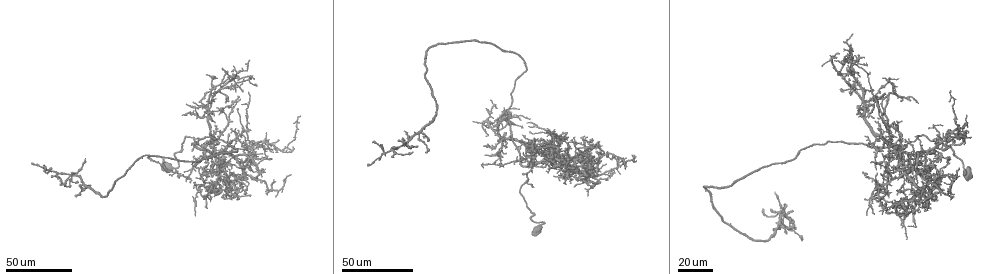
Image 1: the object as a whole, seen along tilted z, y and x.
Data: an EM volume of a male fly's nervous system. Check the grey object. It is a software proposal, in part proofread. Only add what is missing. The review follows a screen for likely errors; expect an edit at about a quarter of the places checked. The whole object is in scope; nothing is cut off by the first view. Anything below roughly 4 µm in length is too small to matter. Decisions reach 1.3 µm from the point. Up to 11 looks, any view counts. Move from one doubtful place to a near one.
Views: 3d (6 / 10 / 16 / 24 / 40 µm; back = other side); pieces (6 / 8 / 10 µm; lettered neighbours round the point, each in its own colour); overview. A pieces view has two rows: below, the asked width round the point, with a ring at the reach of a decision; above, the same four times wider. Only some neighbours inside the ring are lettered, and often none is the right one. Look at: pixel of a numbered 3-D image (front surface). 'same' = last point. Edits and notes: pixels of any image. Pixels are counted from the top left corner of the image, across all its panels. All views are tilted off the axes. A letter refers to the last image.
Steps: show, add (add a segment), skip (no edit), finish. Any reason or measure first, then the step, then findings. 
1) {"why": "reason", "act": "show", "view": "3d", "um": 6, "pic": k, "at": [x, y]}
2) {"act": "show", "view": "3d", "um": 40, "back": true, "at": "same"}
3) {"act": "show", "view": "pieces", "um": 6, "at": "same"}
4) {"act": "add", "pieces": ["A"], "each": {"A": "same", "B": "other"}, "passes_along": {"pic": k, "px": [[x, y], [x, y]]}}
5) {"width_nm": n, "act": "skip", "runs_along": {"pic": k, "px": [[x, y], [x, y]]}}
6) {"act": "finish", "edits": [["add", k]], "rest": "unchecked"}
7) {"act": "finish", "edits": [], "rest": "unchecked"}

{"why": "free end", "act": "show", "view": "3d", "um": 40, "pic": 1, "at": [184, 174]}

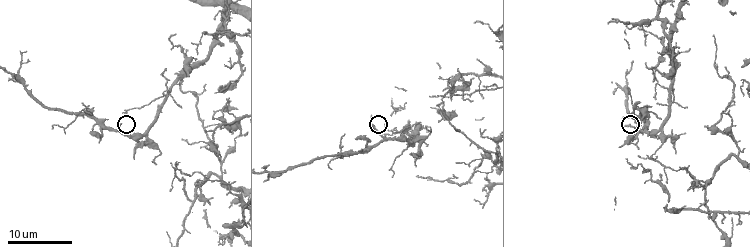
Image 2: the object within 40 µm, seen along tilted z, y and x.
{"act": "show", "view": "pieces", "um": 10, "pic": 2, "at": [370, 124]}

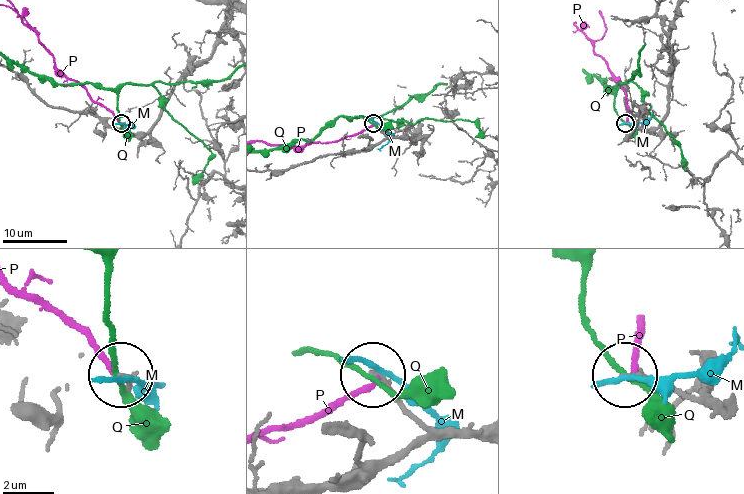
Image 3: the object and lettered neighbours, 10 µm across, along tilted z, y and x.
{"act": "skip", "each": {"M": "other", "P": "other", "Q": "other"}, "runs_along": {"pic": 3, "px": [[479, 434], [436, 429], [373, 375]]}, "found": "none of them fits"}

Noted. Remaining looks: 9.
{"why": "an open end", "act": "show", "view": "3d", "um": 24, "pic": 1, "at": [247, 126]}

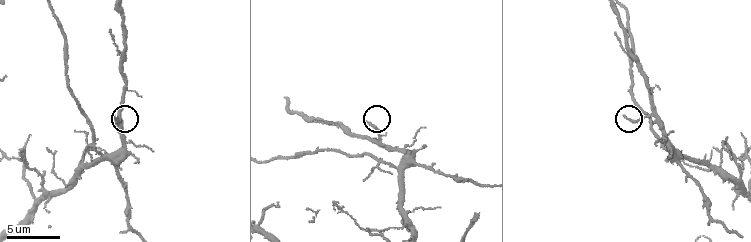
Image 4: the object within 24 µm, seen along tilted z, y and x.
{"act": "show", "view": "pieces", "um": 10, "pic": 4, "at": [364, 121]}

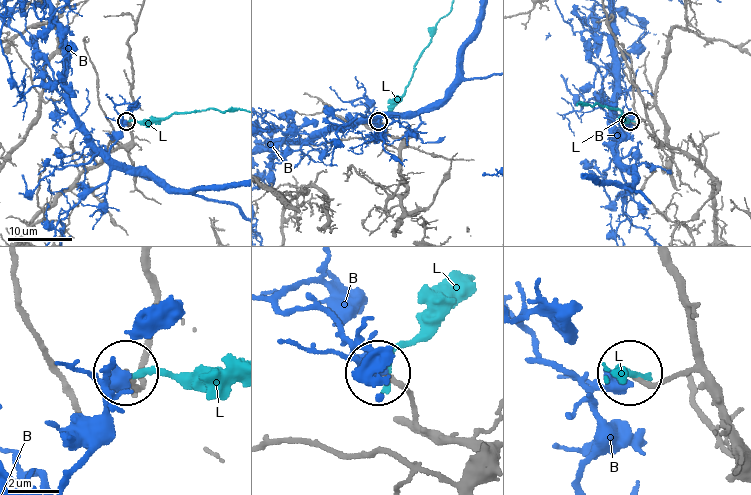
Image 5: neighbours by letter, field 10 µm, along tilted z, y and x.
{"act": "skip", "each": {"B": "other", "L": "other"}, "found": "no lettered segment goes on from it"}

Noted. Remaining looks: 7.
{"why": "tapers out", "act": "show", "view": "3d", "um": 40, "pic": 1, "at": [291, 173]}

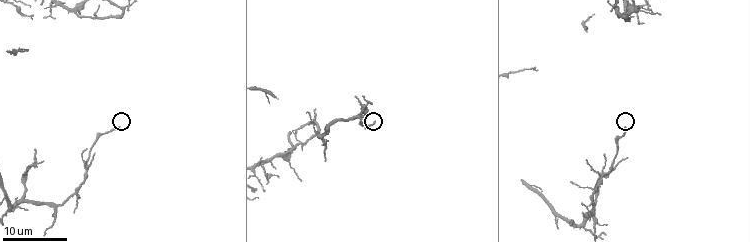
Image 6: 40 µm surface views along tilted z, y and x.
{"act": "show", "view": "pieces", "um": 8, "pic": 6, "at": [623, 128]}

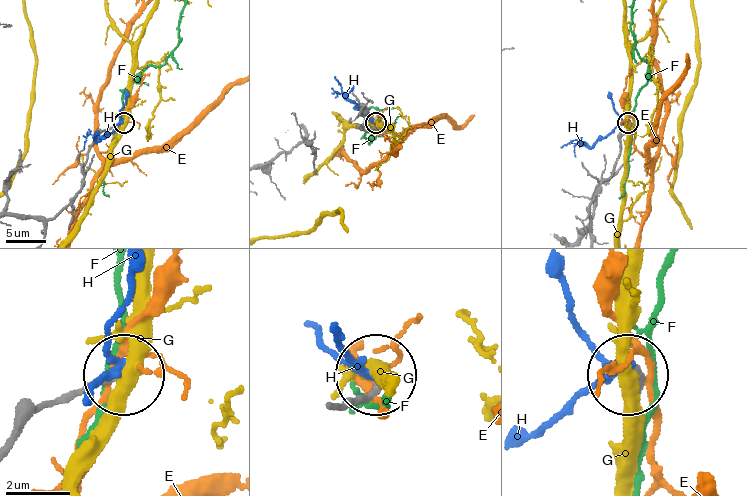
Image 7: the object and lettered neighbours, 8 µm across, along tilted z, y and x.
{"width_nm": 180, "act": "skip", "each": {"E": "other", "F": "other", "G": "other", "H": "other"}, "found": "none of them fits"}

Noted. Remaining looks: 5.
{"why": "tapers out", "act": "show", "view": "3d", "um": 40, "pic": 1, "at": [249, 93]}

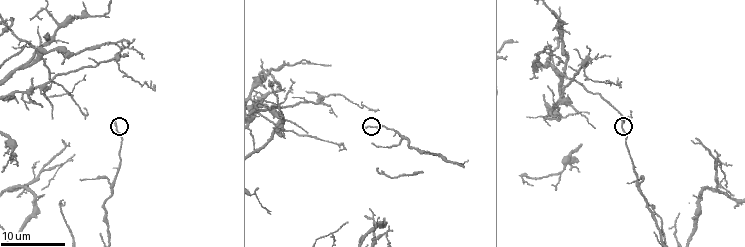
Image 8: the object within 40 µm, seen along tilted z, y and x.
{"why": "what lies round it", "act": "show", "view": "pieces", "um": 8, "pic": 8, "at": [113, 119]}

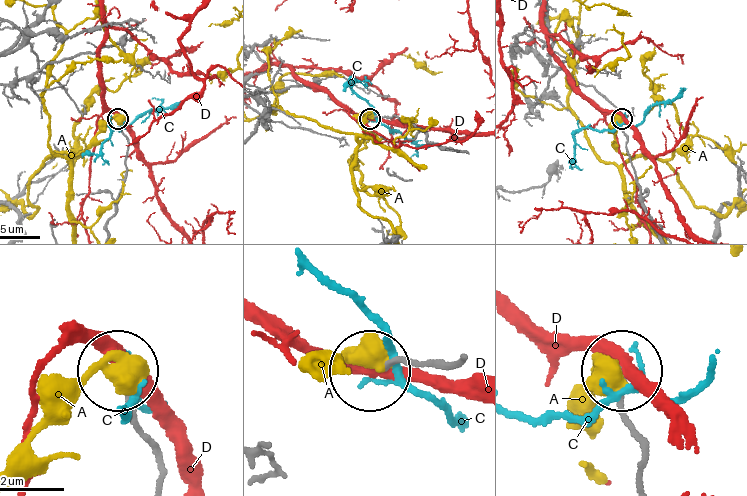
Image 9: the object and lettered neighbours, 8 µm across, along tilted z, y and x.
{"act": "skip", "each": {"A": "other", "C": "other", "D": "other"}, "runs_along": {"pic": 9, "px": [[459, 360], [376, 366]]}, "found": "none of them fits"}

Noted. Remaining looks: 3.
{"why": "thin end", "act": "show", "view": "3d", "um": 40, "pic": 1, "at": [496, 109]}

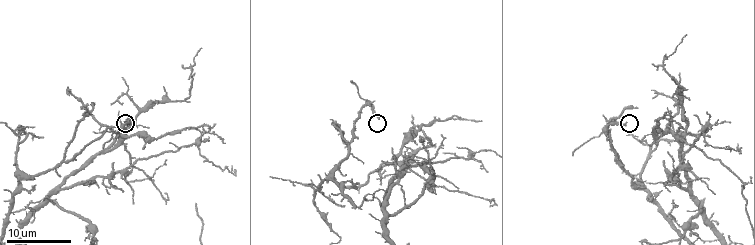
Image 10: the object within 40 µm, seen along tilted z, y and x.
{"act": "show", "view": "3d", "um": 6, "pic": 10, "at": [378, 117]}

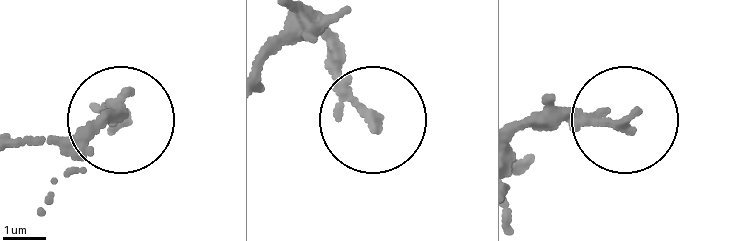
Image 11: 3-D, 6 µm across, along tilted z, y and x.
{"act": "show", "view": "pieces", "um": 10, "pic": 11, "at": [636, 113]}

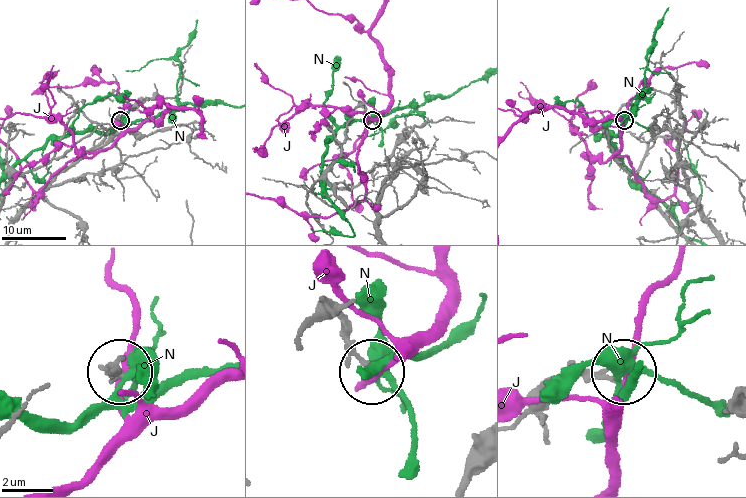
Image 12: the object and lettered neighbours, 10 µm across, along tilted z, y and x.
{"width_nm": 180, "act": "skip", "each": {"J": "other", "N": "other"}, "found": "no lettered segment goes on from it"}

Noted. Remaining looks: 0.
{"act": "finish", "edits": [], "rest": "unchecked"}

